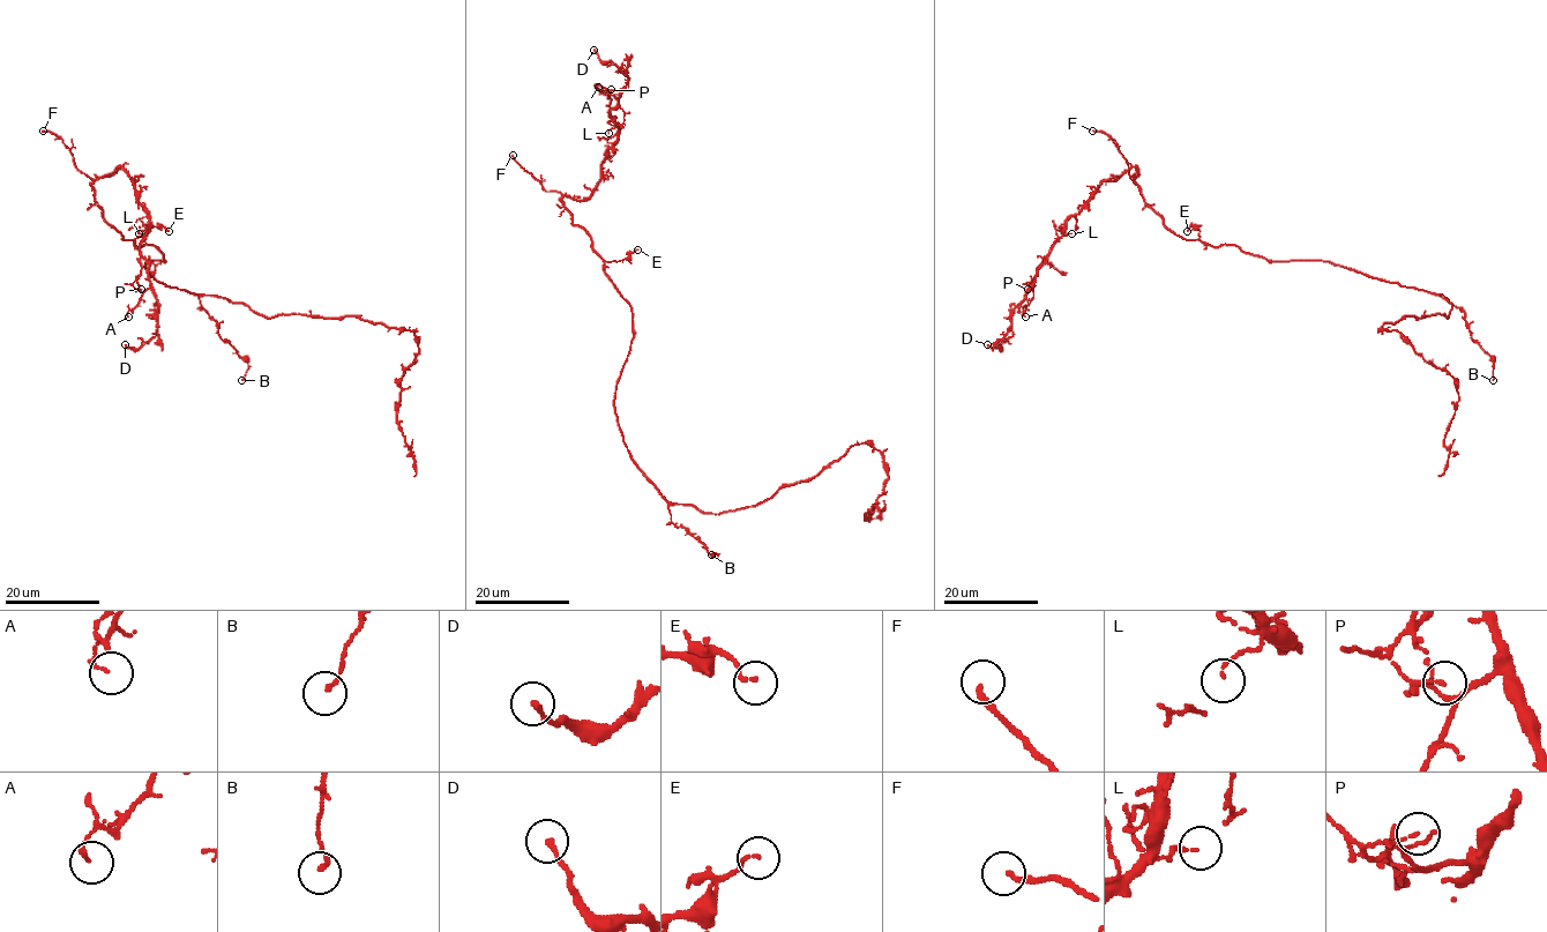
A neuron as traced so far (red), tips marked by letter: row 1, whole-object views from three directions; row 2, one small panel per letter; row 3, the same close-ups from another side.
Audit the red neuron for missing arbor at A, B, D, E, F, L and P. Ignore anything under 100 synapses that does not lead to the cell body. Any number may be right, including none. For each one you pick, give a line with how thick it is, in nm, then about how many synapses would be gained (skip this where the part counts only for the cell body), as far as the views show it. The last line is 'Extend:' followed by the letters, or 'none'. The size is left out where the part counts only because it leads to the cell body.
F: 200 nm thick
Extend: F

